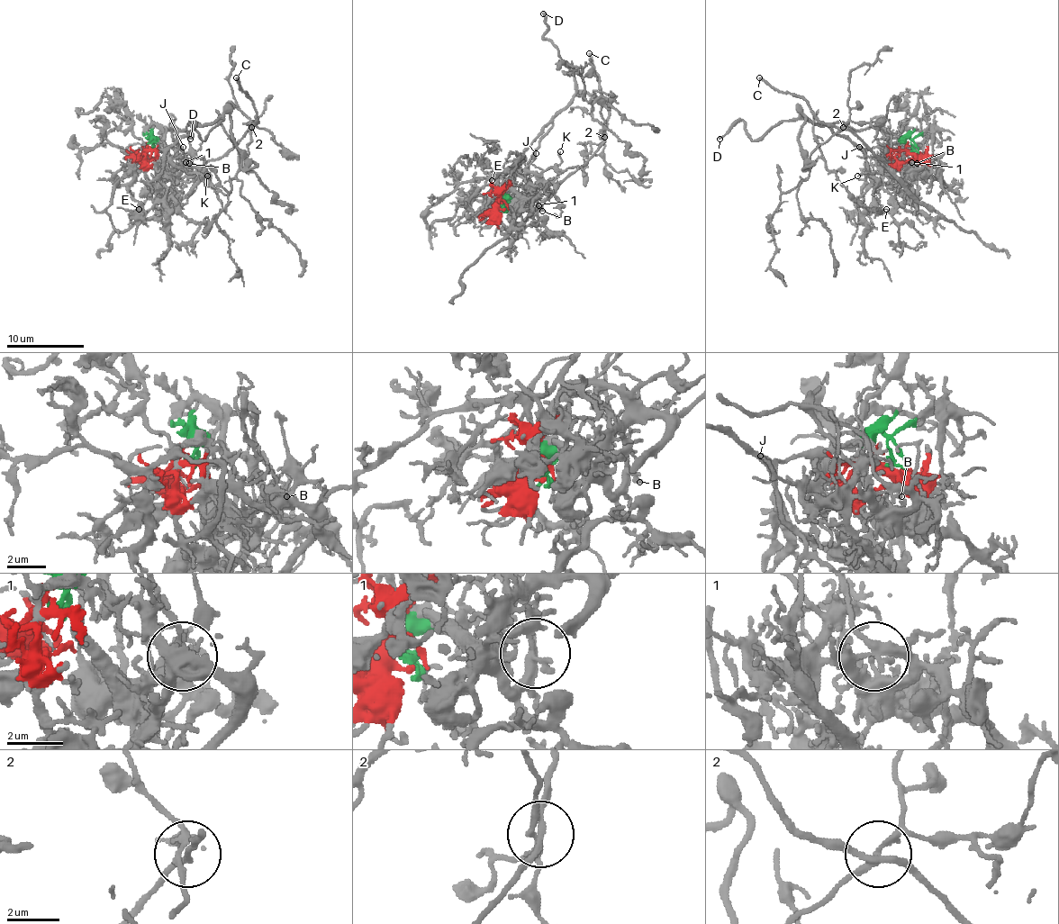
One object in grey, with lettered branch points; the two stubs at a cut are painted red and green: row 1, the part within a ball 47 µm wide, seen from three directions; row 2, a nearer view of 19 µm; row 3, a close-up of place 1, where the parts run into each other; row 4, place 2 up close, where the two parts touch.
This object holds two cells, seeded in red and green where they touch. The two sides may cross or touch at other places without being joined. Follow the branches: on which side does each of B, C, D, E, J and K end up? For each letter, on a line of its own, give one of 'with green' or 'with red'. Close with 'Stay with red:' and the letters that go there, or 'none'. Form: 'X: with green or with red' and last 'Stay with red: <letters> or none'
B: with red
C: with red
D: with green
E: with green
J: with red
K: with red
Stay with red: B, C, J, K

